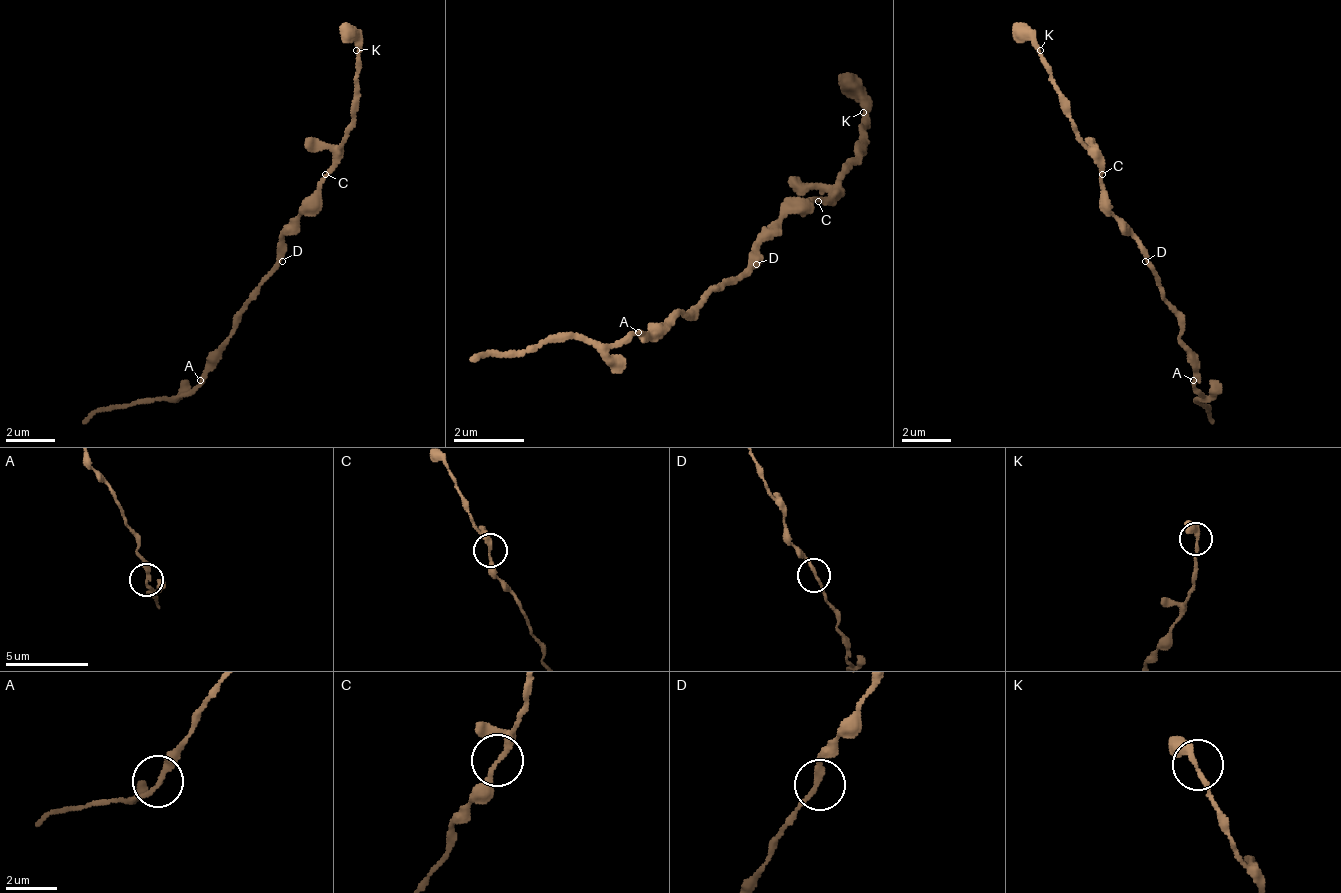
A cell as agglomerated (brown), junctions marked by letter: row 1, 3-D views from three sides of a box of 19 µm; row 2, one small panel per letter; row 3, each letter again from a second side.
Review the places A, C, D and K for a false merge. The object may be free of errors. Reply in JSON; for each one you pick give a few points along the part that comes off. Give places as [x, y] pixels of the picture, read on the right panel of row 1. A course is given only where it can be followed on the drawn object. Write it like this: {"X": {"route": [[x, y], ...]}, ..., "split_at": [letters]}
{"A": {"route": [[1195, 379], [1201, 397], [1195, 397], [1214, 422]]}, "split_at": ["A"]}

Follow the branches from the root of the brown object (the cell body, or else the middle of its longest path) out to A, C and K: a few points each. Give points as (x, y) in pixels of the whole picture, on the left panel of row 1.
A: (276, 255), (276, 267), (263, 279), (257, 298), (239, 317), (220, 360), (201, 379)
C: (276, 255), (276, 248), (282, 242), (282, 230), (307, 205), (307, 199), (325, 174)
K: (276, 255), (282, 230), (319, 186), (332, 155), (344, 143), (356, 118), (356, 50)

